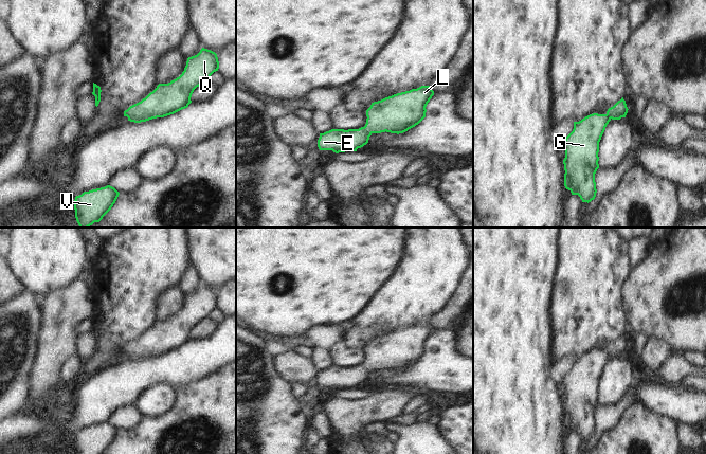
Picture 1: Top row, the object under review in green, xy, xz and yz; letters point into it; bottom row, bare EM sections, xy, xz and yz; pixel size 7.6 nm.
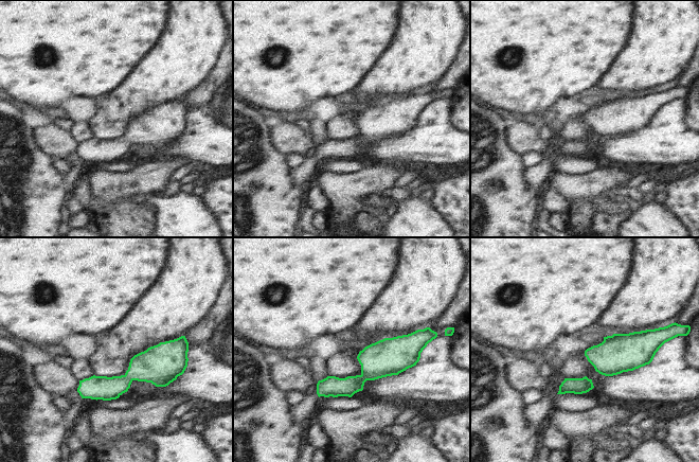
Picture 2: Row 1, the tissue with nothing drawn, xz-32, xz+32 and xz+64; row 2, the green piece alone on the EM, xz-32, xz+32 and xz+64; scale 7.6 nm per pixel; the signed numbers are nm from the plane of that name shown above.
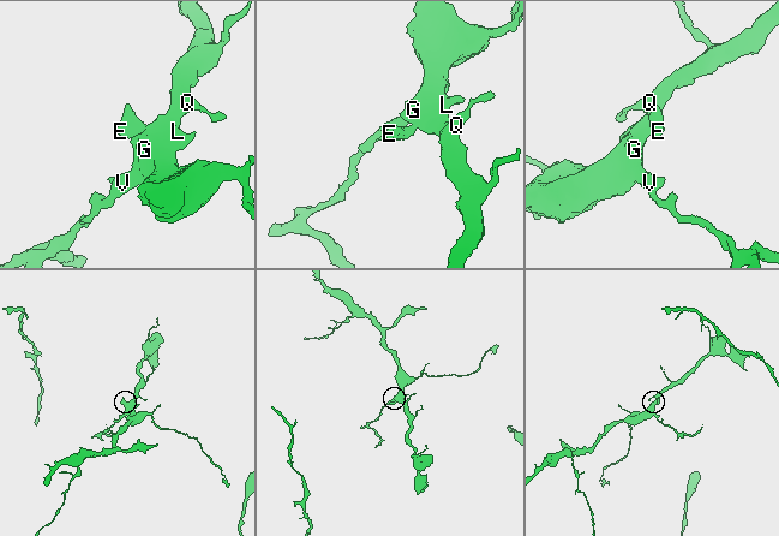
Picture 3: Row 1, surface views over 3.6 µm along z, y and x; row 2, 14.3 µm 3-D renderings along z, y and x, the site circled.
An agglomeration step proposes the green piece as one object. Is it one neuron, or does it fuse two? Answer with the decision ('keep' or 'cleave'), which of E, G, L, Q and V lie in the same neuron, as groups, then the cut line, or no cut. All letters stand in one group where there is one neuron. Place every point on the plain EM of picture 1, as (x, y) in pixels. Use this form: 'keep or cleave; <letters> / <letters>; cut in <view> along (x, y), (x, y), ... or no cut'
keep; E G L Q V; no cut

